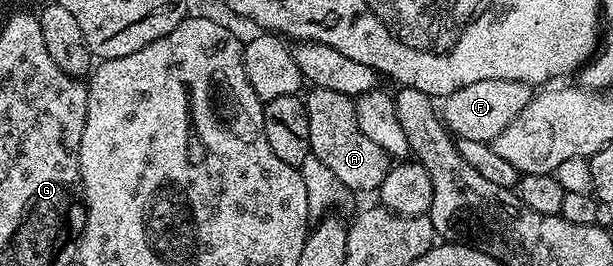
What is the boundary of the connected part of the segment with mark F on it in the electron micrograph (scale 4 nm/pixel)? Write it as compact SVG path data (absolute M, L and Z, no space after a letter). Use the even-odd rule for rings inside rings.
M477 80L477 84L465 84L442 99L441 117L456 139L481 140L491 144L497 135L509 128L509 124L513 124L513 120L517 120L517 112L529 104L531 97L533 90L526 82Z

